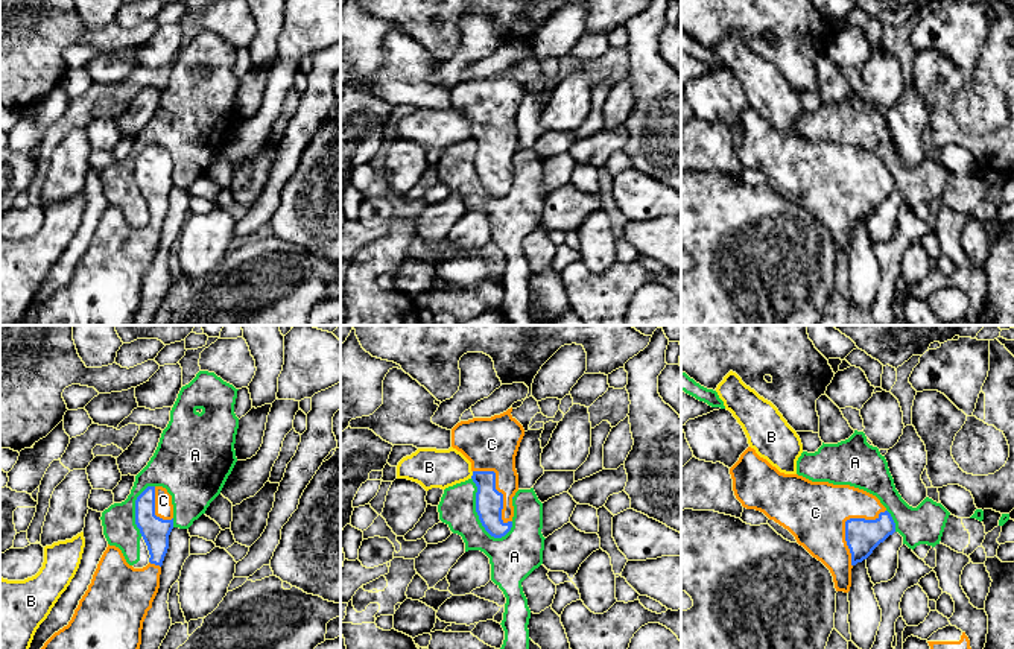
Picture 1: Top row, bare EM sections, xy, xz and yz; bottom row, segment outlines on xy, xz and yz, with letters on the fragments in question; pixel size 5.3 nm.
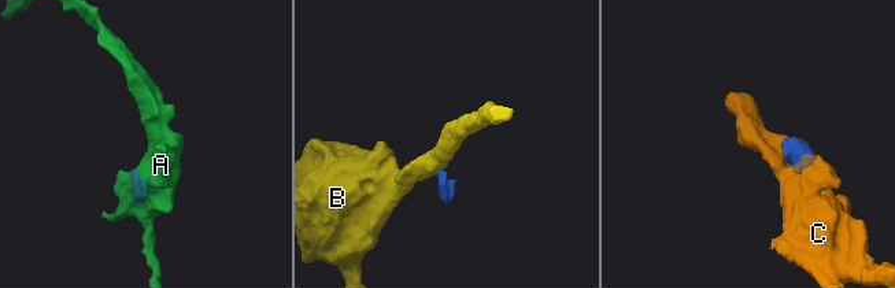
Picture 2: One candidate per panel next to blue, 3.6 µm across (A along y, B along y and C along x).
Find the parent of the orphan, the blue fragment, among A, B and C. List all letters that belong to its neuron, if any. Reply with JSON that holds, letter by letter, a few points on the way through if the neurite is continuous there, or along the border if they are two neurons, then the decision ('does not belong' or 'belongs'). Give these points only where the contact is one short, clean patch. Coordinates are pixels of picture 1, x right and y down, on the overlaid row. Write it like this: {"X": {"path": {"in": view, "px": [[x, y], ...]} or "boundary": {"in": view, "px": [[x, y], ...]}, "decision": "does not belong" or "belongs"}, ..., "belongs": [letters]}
{"A": {"boundary": {"in": "xz", "px": [[472, 478], [481, 525], [491, 535], [503, 537]]}, "decision": "does not belong"}, "B": {"boundary": {"in": "xz", "px": [[473, 471], [470, 478]]}, "decision": "does not belong"}, "C": {"decision": "belongs"}, "belongs": ["C"]}

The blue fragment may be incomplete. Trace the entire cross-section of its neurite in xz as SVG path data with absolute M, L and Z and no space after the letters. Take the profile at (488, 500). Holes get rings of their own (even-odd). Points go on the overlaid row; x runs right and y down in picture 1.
M512 407L491 418L461 421L452 429L452 447L471 462L471 479L477 486L476 512L485 530L494 538L502 538L511 530L514 517L512 497L518 491L515 456L524 429L511 412Z

